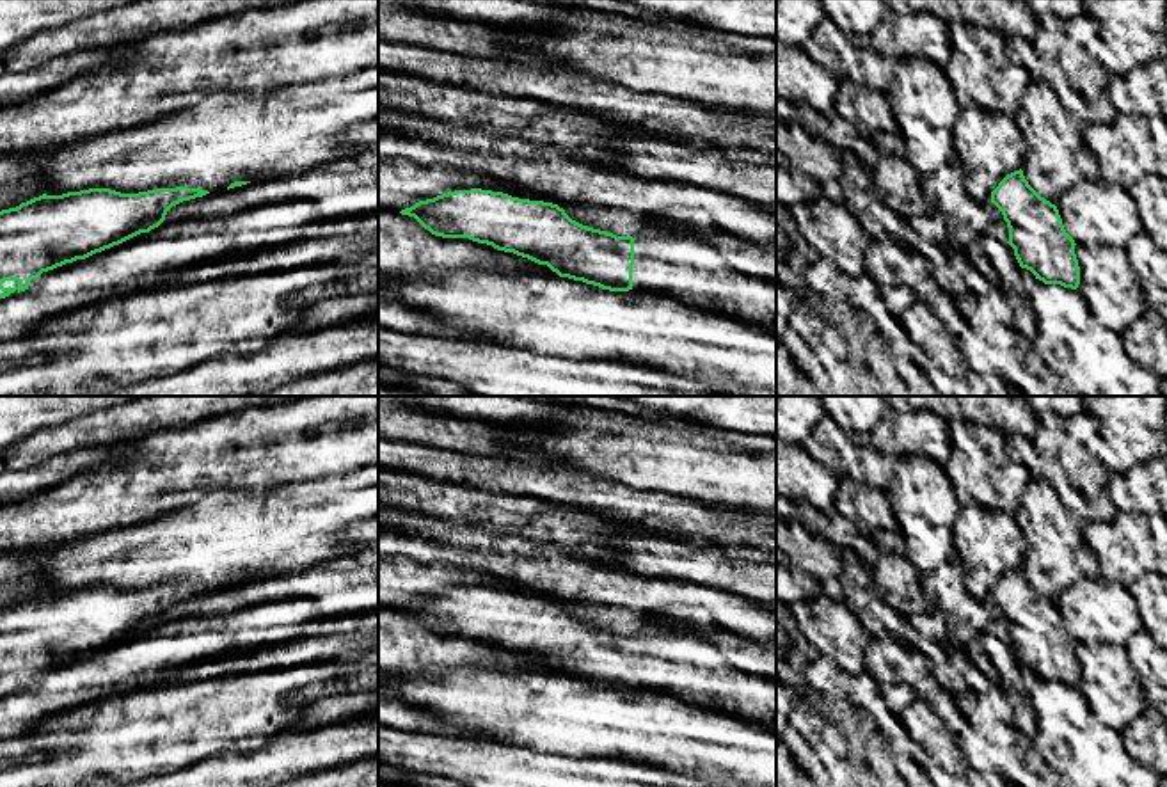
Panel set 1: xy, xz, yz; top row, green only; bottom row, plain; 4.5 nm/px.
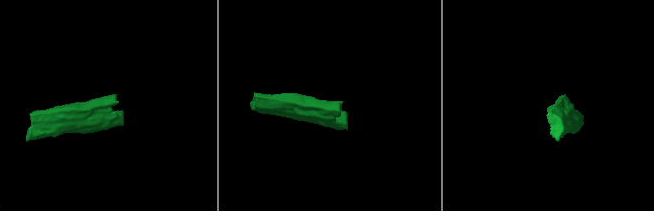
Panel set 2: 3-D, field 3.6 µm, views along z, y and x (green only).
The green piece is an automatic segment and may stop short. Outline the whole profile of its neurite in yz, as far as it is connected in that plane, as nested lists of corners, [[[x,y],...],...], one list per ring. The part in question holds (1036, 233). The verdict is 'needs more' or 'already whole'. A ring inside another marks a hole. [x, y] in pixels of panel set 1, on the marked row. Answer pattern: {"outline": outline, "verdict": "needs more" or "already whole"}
{"outline": [[[1021,169],[998,183],[991,192],[991,203],[1007,222],[1007,243],[1014,249],[1020,266],[1044,284],[1076,290],[1080,284],[1076,243],[1066,233],[1057,206],[1028,185]]], "verdict": "already whole"}

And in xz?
{"outline": [[[471,188],[419,201],[400,211],[442,238],[469,238],[547,265],[560,277],[583,281],[609,291],[668,295],[695,307],[721,313],[776,332],[776,282],[730,268],[714,242],[664,233],[616,236],[572,220],[552,203]]], "verdict": "needs more"}

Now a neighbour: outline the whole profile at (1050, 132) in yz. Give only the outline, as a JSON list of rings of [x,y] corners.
[[[1028,82],[1012,117],[1018,123],[1025,142],[1023,176],[1041,197],[1057,204],[1060,195],[1078,181],[1101,179],[1100,163],[1084,140],[1084,123],[1062,105],[1050,83]]]

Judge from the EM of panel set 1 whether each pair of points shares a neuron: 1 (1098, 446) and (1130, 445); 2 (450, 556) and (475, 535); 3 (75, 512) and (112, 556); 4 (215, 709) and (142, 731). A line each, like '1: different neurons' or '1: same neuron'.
1: different neurons
2: same neuron
3: different neurons
4: same neuron

